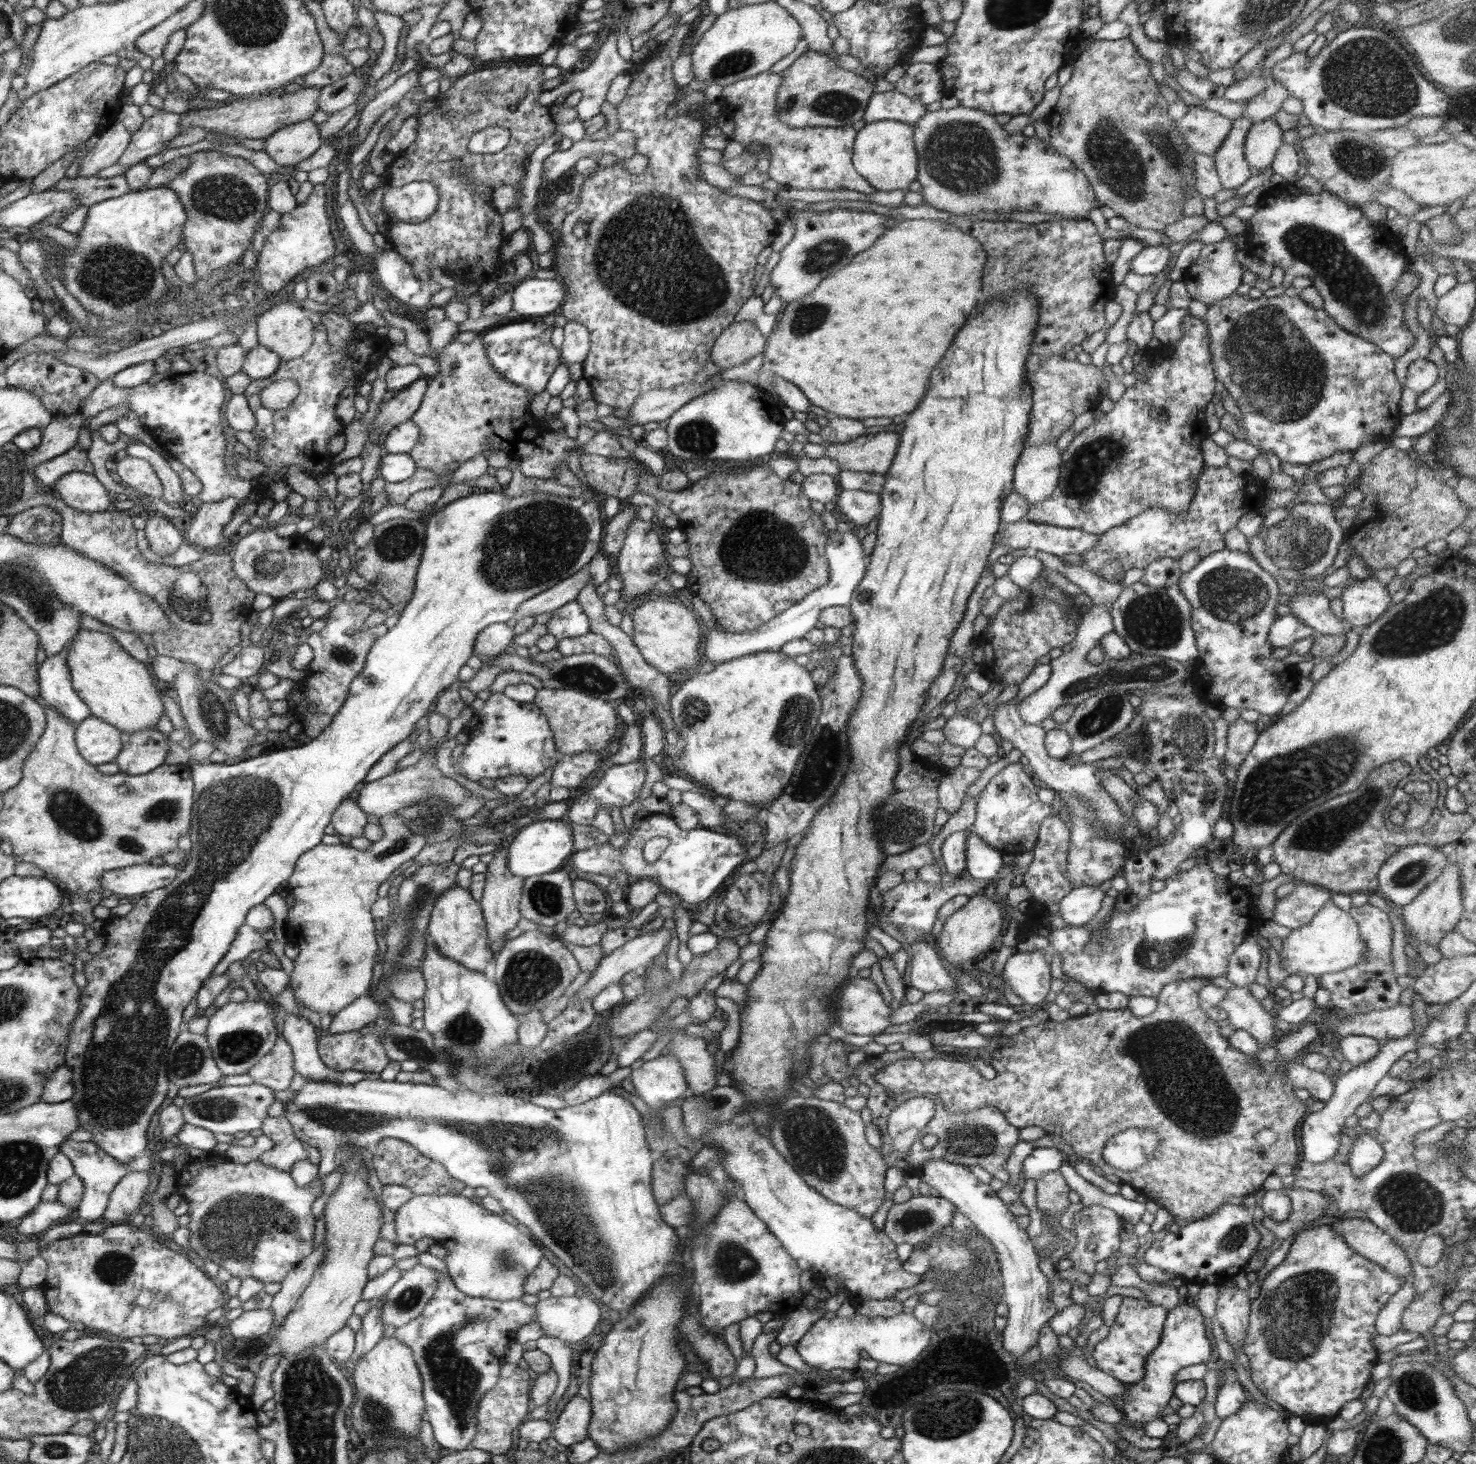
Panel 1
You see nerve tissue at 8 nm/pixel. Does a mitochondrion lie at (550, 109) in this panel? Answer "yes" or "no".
no

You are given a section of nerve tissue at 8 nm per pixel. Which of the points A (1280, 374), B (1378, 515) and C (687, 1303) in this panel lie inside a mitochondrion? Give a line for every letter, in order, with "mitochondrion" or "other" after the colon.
A: mitochondrion
B: other
C: other

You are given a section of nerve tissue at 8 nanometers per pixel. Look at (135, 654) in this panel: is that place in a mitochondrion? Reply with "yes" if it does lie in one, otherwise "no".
no

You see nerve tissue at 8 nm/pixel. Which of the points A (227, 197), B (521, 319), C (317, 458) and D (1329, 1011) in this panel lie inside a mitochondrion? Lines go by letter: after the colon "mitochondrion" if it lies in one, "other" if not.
A: mitochondrion
B: other
C: other
D: other

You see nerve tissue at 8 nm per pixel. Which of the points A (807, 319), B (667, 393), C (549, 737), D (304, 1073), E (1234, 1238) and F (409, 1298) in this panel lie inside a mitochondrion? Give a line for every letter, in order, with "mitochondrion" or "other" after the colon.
A: mitochondrion
B: other
C: other
D: other
E: mitochondrion
F: mitochondrion

